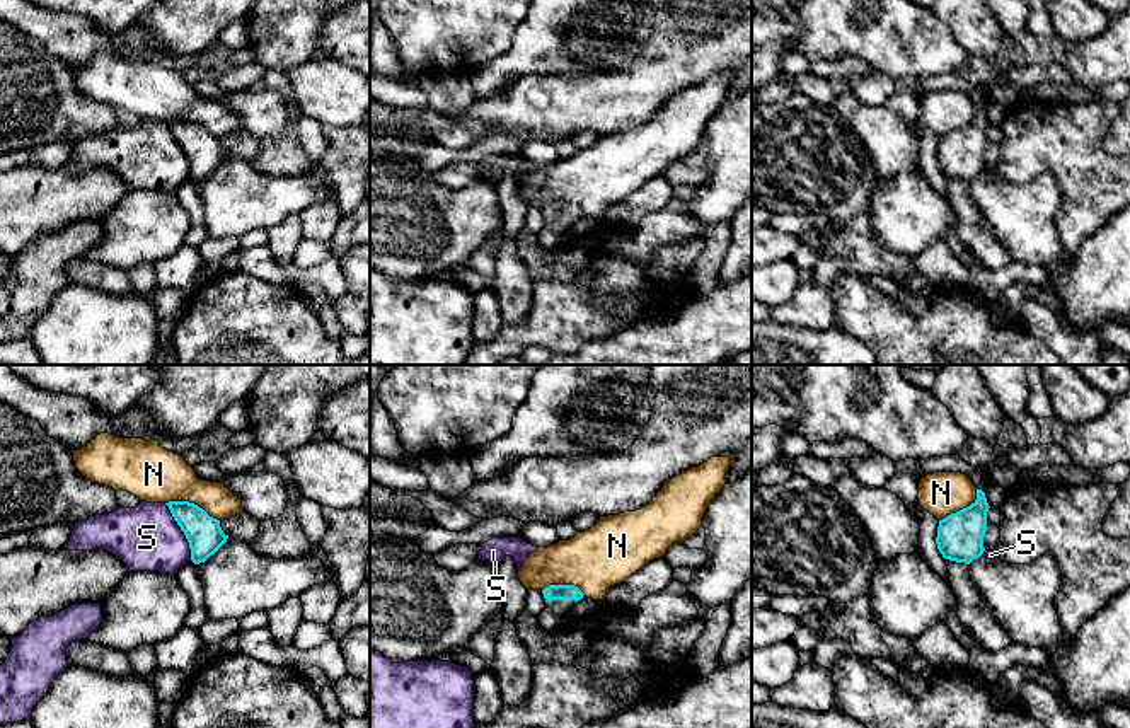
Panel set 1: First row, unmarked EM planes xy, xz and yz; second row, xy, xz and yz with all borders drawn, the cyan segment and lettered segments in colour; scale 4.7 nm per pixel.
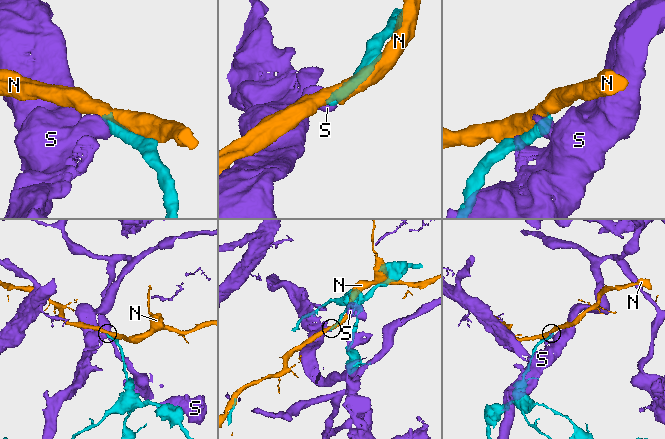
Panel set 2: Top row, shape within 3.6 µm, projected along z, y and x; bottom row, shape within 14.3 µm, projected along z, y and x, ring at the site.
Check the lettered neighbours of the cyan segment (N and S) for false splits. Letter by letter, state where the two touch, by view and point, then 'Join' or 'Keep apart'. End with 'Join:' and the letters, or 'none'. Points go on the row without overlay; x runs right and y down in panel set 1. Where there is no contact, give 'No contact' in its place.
N: Touches cyan at xy (193, 121). Keep apart
S: Touches cyan at xy (183, 149). Keep apart
Join: none

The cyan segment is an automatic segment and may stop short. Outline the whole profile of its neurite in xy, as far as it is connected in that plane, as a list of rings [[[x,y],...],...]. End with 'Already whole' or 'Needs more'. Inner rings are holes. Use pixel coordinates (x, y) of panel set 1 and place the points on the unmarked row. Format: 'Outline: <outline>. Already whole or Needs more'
Outline: [[[169,119],[165,123],[189,160],[194,182],[205,181],[227,160],[228,153],[223,152],[220,138],[210,135],[198,123],[189,119]]]. Already whole

